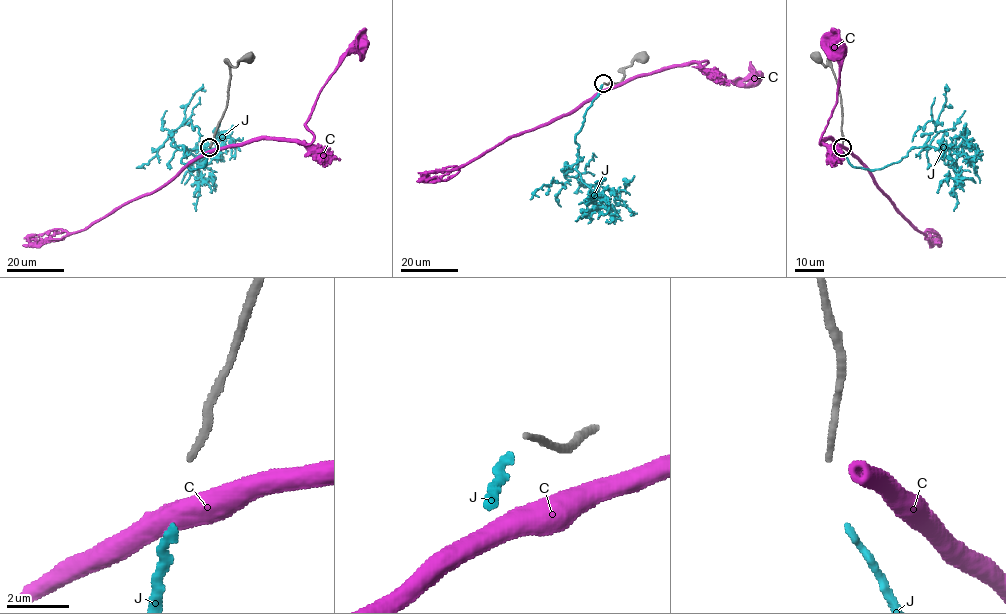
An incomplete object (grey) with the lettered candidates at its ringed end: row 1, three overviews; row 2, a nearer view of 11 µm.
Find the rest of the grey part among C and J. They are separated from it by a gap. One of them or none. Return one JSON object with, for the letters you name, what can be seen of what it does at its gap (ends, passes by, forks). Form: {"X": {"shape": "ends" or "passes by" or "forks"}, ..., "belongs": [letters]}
{"belongs": []}

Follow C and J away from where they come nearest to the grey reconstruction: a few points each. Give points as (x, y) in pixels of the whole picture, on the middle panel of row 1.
C: (606, 88), (668, 68), (704, 61), (707, 62), (700, 68), (709, 77), (723, 80), (757, 78)
J: (602, 85), (575, 138), (578, 165), (564, 174), (568, 180), (563, 185), (558, 181), (543, 185), (530, 199)

